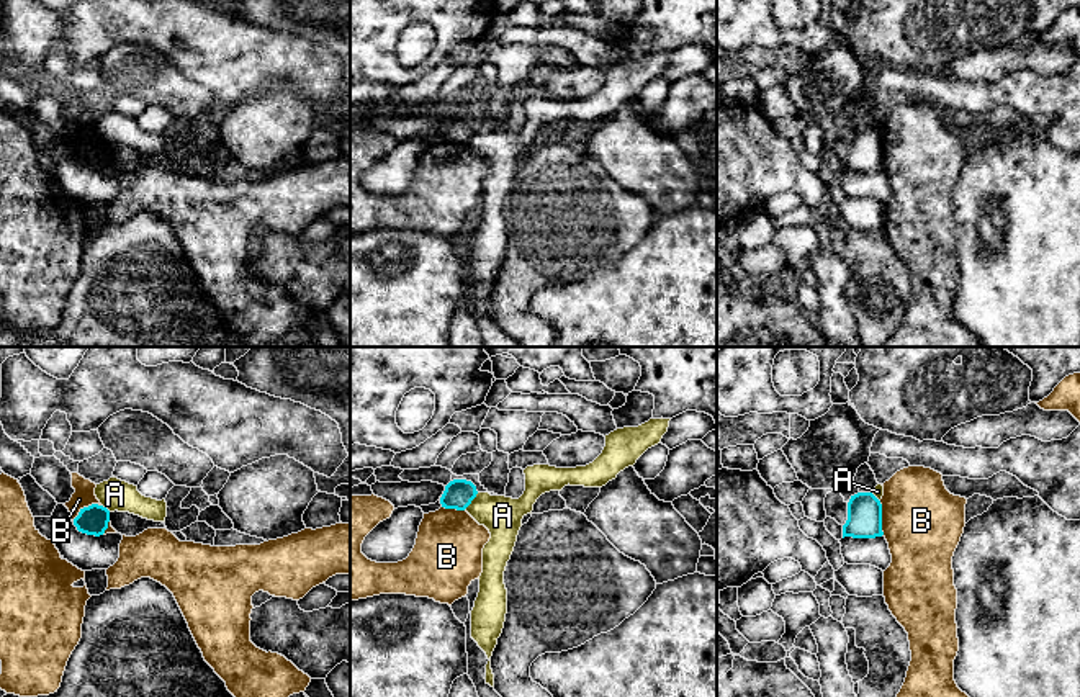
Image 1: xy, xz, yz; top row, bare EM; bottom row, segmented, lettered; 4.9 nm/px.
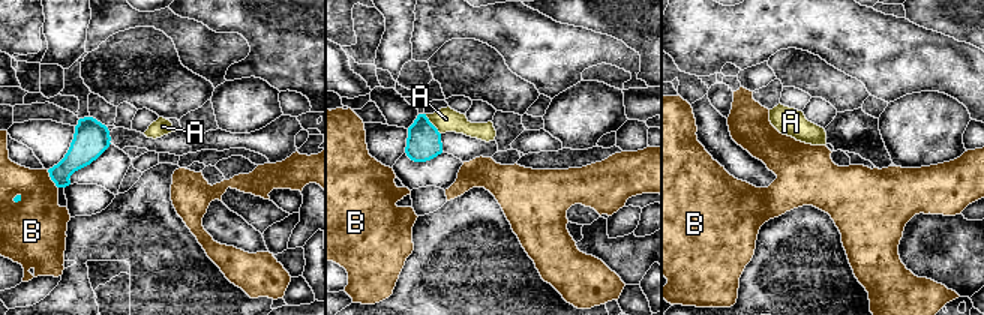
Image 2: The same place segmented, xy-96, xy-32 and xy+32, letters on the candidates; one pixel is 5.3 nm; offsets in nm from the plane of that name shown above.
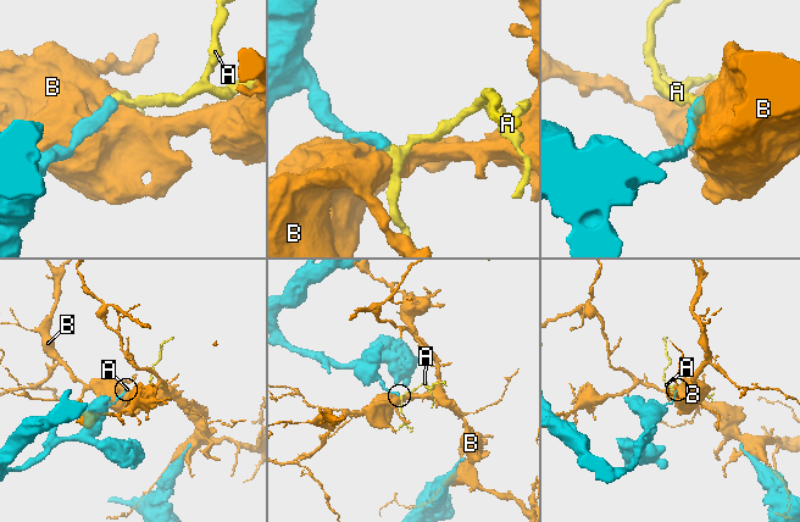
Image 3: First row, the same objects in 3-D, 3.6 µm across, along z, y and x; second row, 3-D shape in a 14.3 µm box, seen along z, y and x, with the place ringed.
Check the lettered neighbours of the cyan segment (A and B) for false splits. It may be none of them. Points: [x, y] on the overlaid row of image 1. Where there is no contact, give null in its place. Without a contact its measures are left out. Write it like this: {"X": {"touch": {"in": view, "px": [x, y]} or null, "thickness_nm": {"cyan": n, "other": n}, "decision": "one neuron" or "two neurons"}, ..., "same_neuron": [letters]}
{"A": {"touch": {"in": "xz", "px": [472, 499]}, "thickness_nm": {"cyan": 140, "other": 190}, "decision": "two neurons"}, "B": {"touch": {"in": "yz", "px": [881, 517]}, "thickness_nm": {"cyan": 180, "other": 400}, "decision": "two neurons"}, "same_neuron": []}

